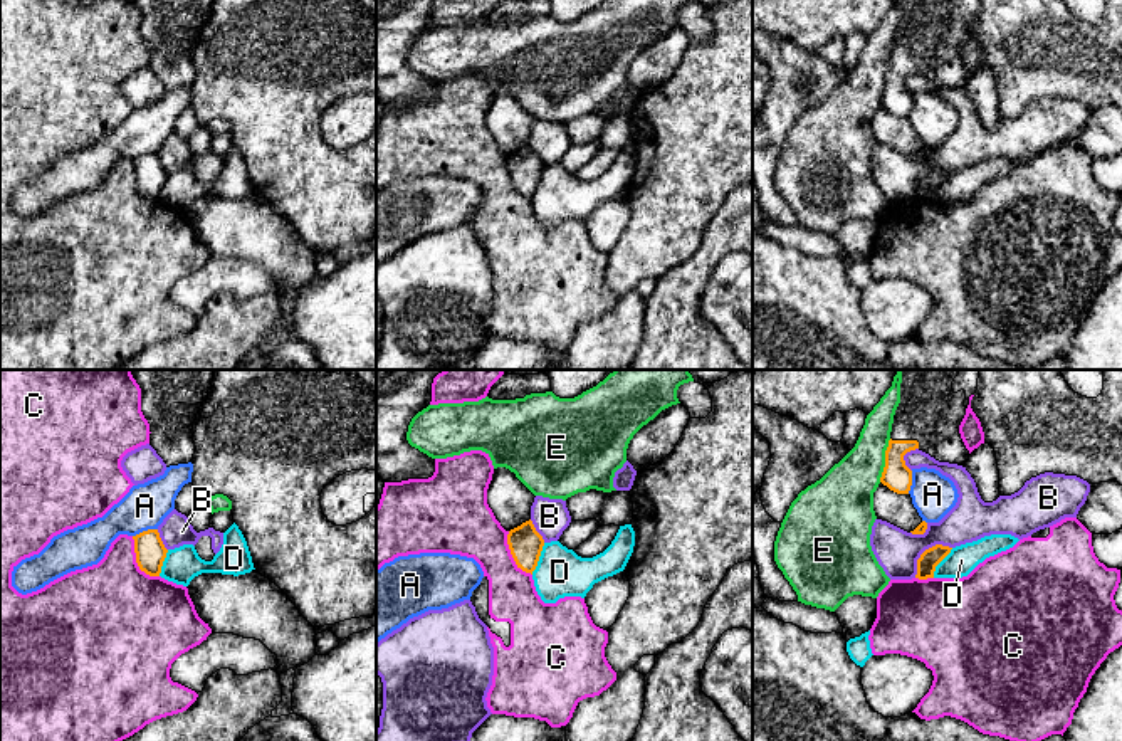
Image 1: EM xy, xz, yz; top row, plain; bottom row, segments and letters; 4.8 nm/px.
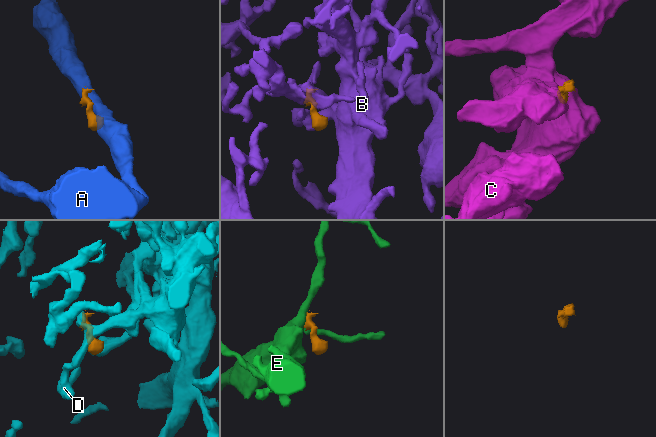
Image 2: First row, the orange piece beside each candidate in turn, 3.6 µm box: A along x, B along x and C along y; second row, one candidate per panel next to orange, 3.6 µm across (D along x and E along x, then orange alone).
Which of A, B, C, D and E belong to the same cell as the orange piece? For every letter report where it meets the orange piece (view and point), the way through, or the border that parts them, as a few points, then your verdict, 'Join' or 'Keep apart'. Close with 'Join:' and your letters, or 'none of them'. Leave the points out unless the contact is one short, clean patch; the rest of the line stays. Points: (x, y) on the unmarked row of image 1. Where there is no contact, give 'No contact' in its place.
A: Touches orange at xy (145, 155). Keep apart
B: Touches orange at yz (924, 175). Keep apart
C: Touches orange at xy (136, 185). Keep apart
D: Touches orange at xz (538, 182). Boundary: xz (545, 167), (538, 189), (531, 197). Keep apart
E: Touches orange at yz (886, 84). Boundary: yz (891, 63), (879, 105). Keep apart
Join: none of them

